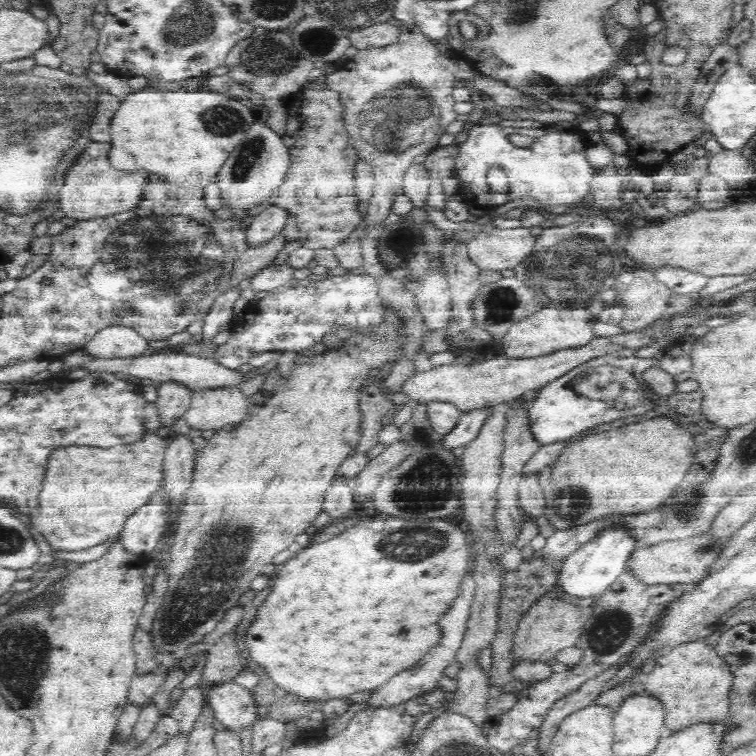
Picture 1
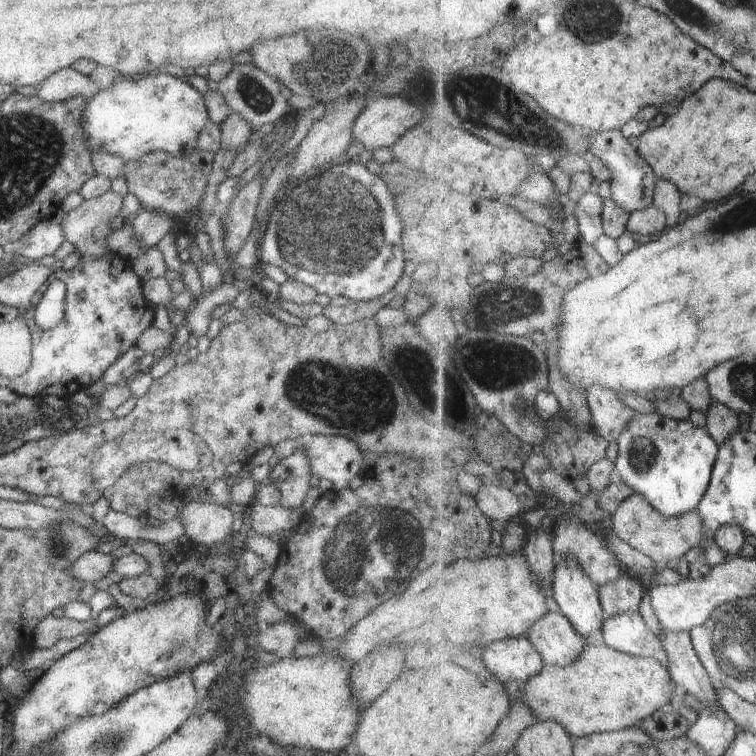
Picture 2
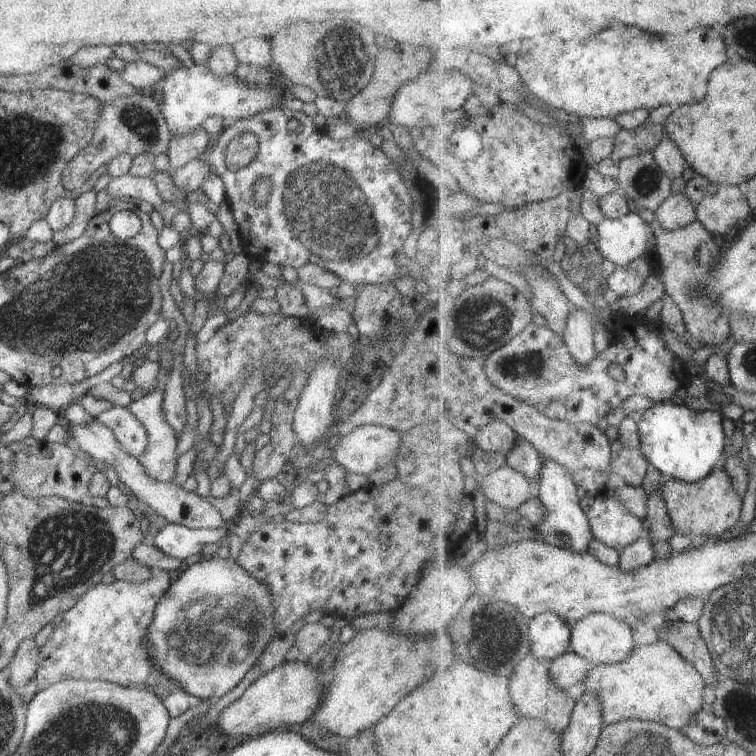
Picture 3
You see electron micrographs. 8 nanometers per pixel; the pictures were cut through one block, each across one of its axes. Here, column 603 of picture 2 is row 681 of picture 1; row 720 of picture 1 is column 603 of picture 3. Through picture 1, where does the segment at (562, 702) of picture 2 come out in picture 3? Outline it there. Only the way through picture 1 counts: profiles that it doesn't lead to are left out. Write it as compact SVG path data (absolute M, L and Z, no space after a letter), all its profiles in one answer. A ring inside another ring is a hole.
M666 641L638 646L625 662L593 667L584 688L585 692L594 692L602 698L605 727L626 720L644 720L684 730L707 709L704 704L704 676Z

